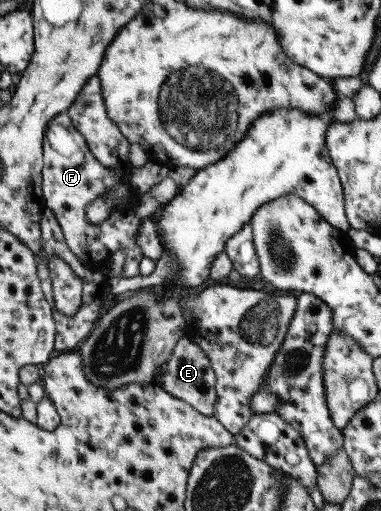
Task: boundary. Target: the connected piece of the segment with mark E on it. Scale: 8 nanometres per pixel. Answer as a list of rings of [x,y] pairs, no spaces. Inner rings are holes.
[[[186,334],[175,343],[169,359],[162,366],[163,374],[155,383],[159,389],[181,401],[187,402],[195,411],[205,416],[213,416],[215,405],[214,371],[204,351],[197,347]]]

